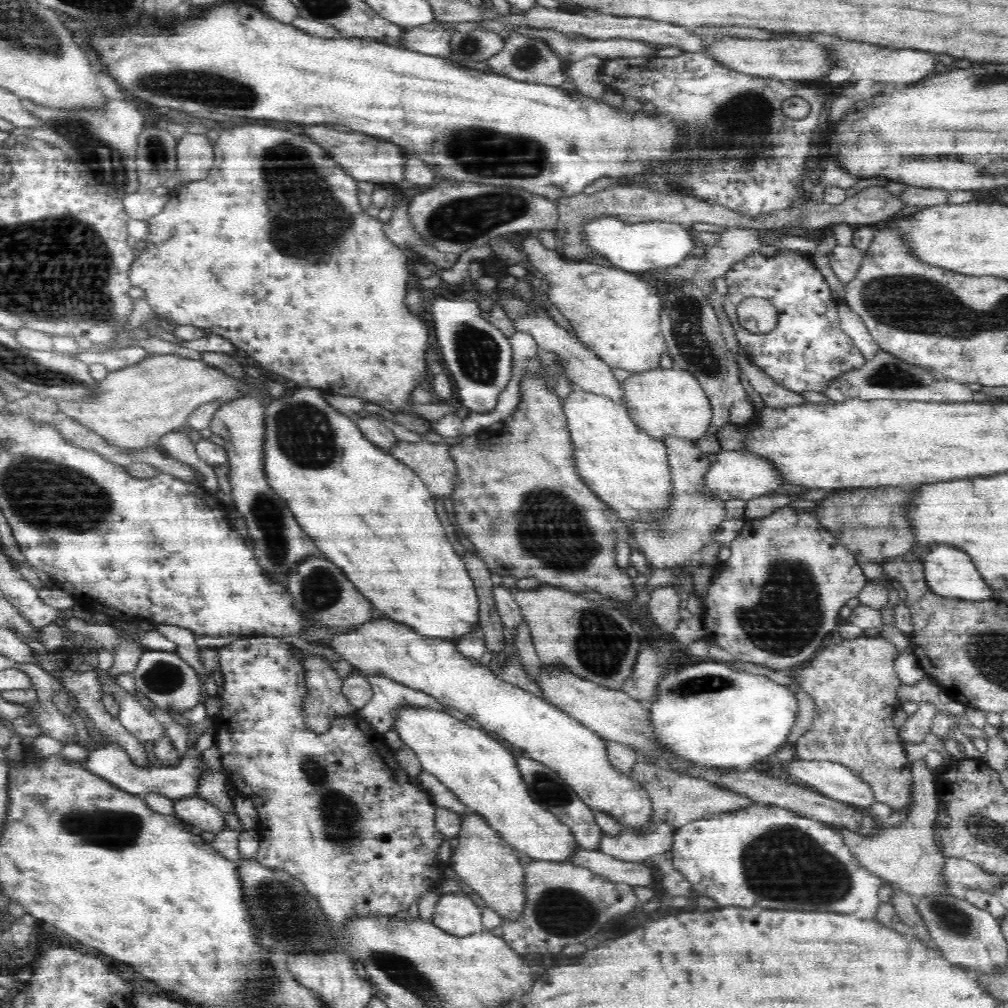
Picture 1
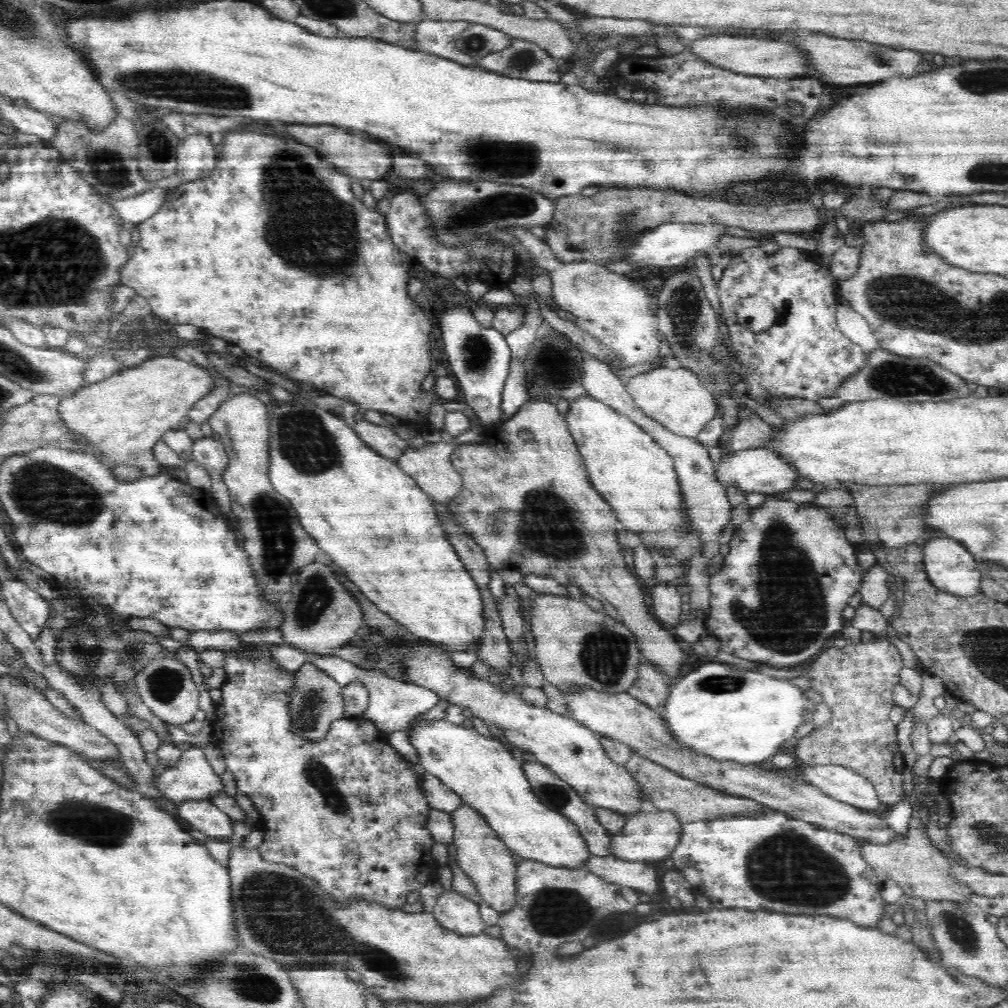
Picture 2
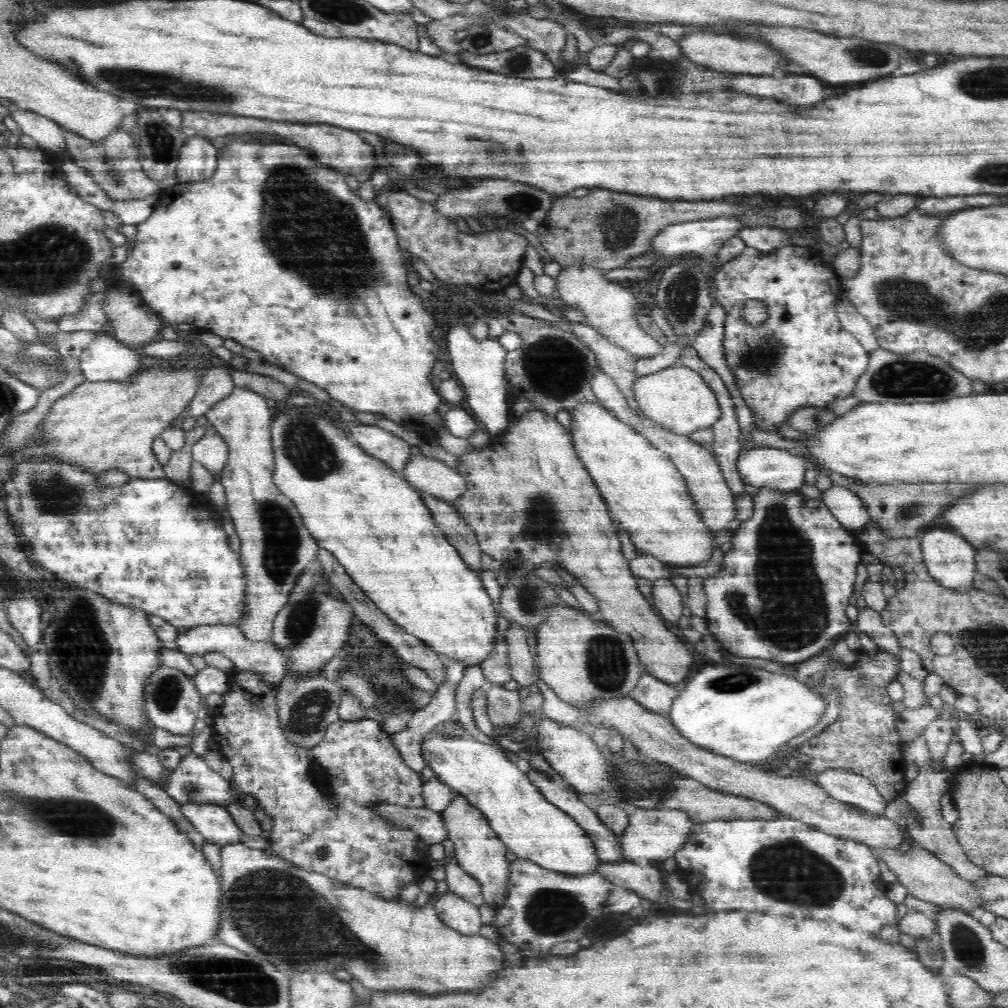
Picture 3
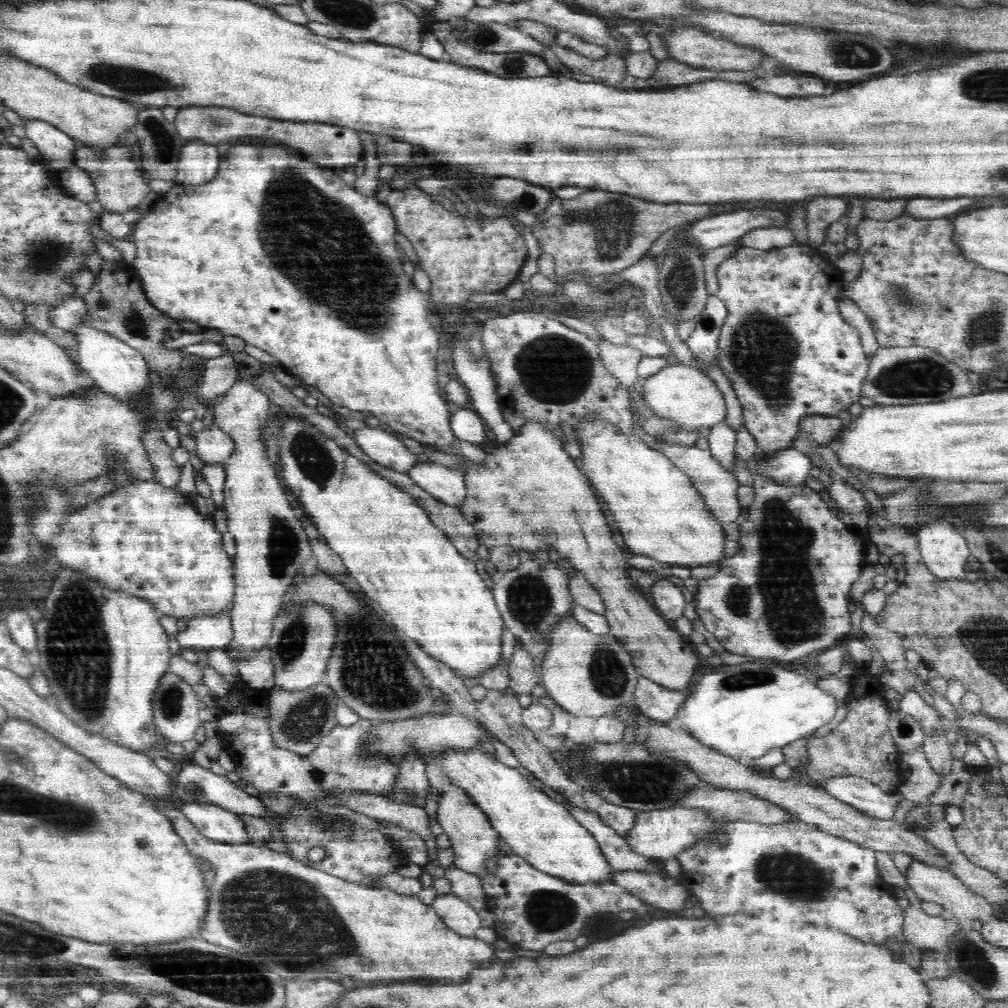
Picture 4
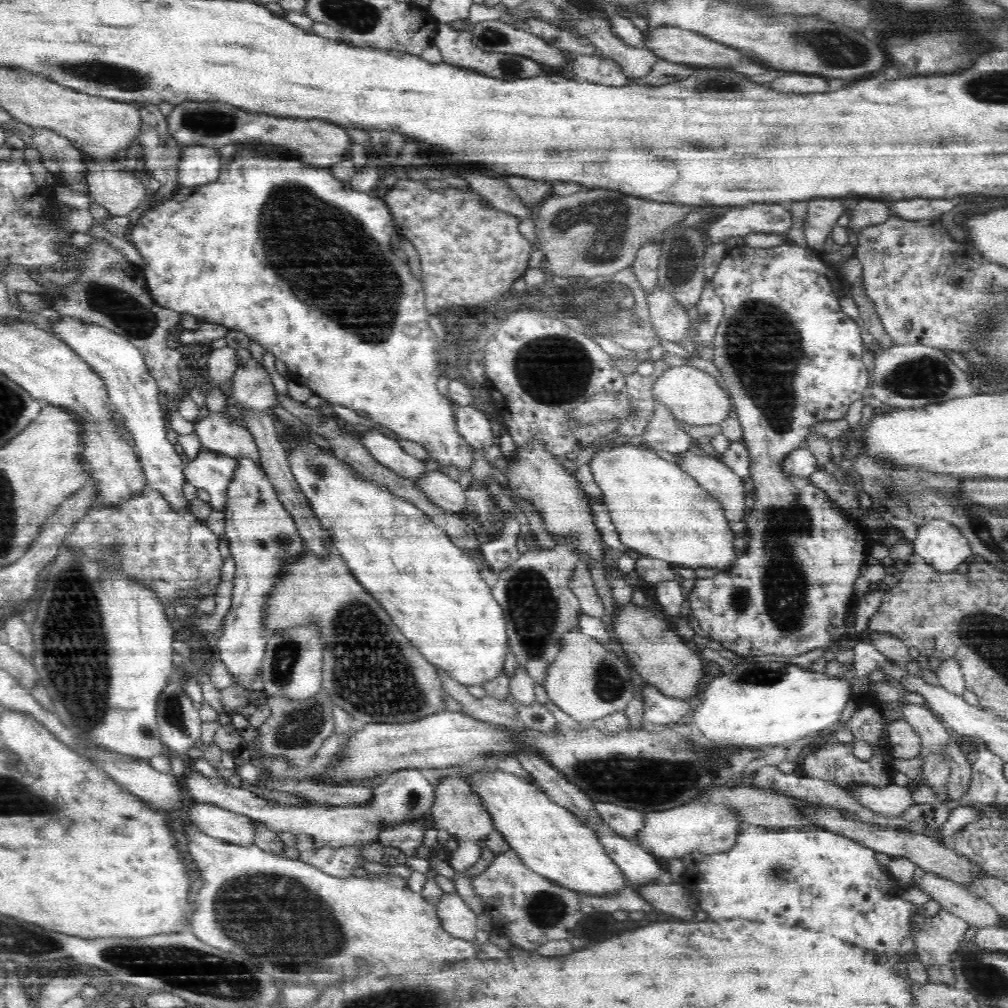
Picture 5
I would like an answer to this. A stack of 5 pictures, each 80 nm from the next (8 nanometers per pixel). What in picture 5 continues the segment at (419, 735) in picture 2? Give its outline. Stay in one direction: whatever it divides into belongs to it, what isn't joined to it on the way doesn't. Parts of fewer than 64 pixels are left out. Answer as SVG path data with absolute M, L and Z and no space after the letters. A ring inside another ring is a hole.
M488 771L476 773L471 778L478 788L478 793L483 797L493 819L493 826L501 832L504 839L510 844L518 858L524 863L529 871L548 879L566 891L574 891L580 895L592 895L598 899L616 898L628 888L627 876L619 864L612 860L611 855L606 853L606 848L600 843L597 832L588 828L578 820L568 809L556 804L537 784L524 782L515 775L509 775L497 771L494 776L487 774Z

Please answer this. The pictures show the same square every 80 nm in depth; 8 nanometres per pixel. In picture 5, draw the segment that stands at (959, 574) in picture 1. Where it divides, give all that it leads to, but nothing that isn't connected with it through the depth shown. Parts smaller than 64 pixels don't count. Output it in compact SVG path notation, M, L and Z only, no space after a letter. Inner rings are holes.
M934 518L924 521L918 526L916 539L913 540L913 554L926 559L928 564L942 572L955 570L966 558L972 554L969 540L963 535L963 532L956 525L942 518Z

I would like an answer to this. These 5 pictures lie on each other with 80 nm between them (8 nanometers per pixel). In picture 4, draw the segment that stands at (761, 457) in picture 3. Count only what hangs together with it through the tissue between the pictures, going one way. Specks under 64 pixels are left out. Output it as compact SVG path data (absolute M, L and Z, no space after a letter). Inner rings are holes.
M794 447L776 453L764 461L761 468L769 472L780 484L792 485L805 482L808 472L813 468L812 458Z

